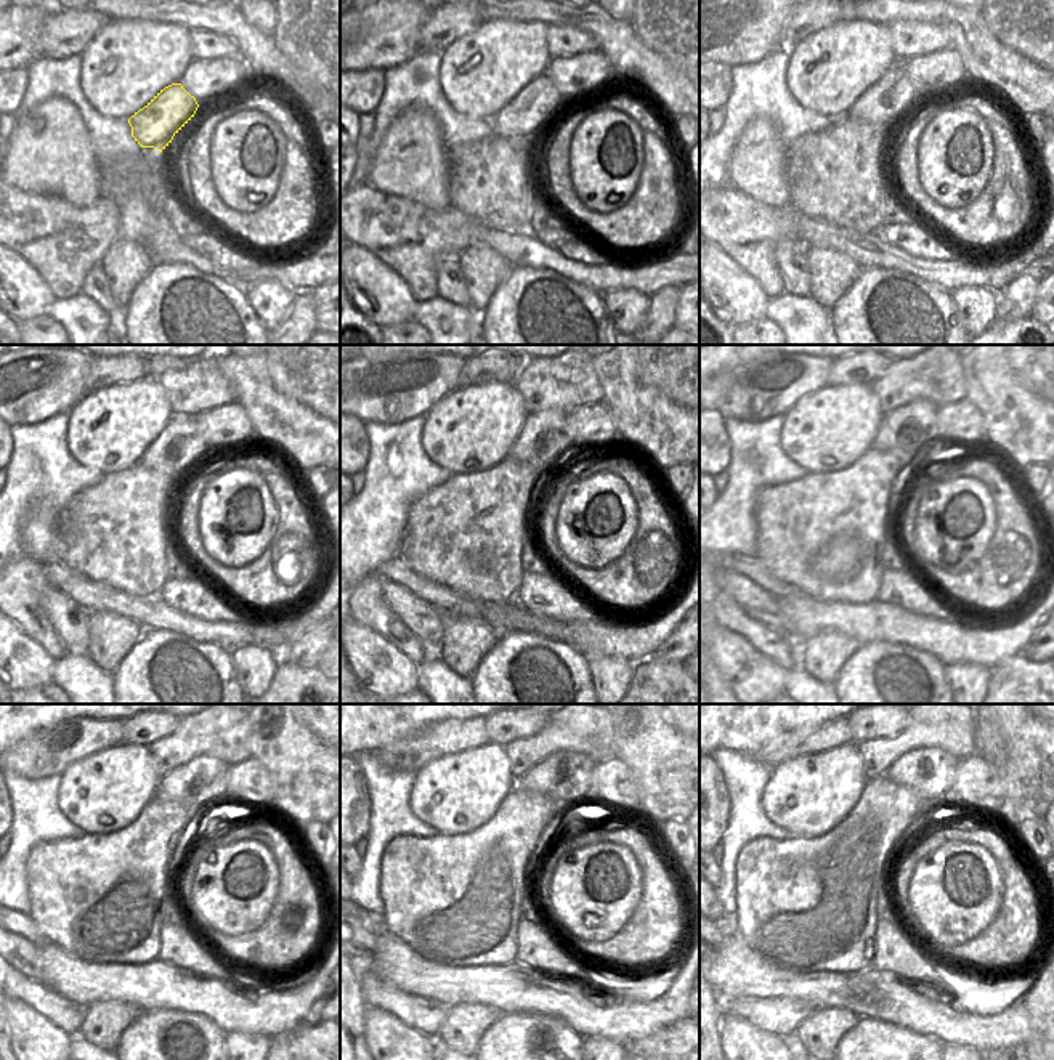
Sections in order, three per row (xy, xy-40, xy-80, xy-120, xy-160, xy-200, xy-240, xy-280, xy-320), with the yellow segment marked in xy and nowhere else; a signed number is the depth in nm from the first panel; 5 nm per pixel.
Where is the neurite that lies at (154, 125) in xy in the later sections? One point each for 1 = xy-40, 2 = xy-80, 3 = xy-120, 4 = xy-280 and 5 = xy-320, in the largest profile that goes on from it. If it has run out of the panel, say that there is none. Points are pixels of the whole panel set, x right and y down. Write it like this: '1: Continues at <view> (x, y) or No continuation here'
1: Continues at xy-40 (531, 109)
2: Continues at xy-80 (891, 103)
3: Continues at xy-120 (178, 446)
4: Continues at xy-280 (563, 776)
5: Continues at xy-320 (929, 772)

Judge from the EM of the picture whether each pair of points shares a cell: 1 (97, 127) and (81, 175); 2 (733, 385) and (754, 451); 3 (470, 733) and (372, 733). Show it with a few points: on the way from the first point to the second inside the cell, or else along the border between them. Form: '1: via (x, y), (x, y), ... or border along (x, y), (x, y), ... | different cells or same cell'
1: border along (77, 108), (98, 164) | different cells
2: border along (725, 416), (737, 419), (782, 417) | different cells
3: border along (441, 720), (413, 730), (376, 751) | different cells

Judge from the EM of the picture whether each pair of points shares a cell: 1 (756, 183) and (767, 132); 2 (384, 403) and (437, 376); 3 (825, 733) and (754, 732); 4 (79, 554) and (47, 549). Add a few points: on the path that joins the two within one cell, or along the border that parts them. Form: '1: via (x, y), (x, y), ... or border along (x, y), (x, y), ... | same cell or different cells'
1: via (758, 170), (759, 145) | same cell
2: via (397, 390), (424, 379) | same cell
3: border along (823, 722), (812, 730), (788, 730), (754, 752) | different cells
4: border along (55, 521), (60, 541), (58, 560) | different cells

